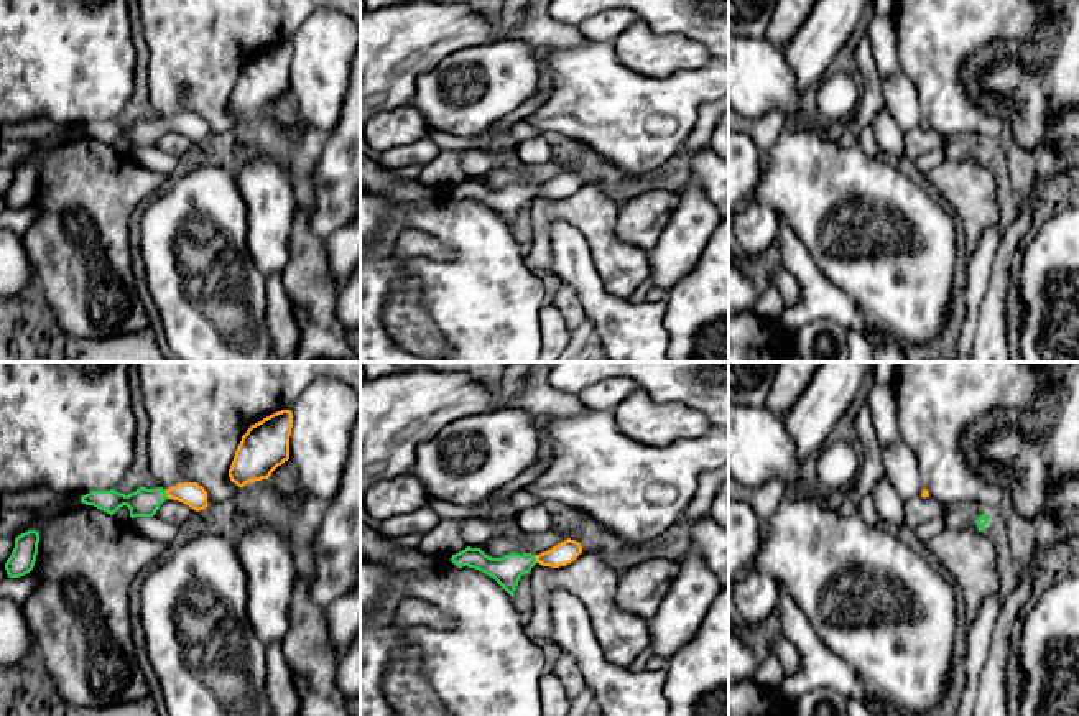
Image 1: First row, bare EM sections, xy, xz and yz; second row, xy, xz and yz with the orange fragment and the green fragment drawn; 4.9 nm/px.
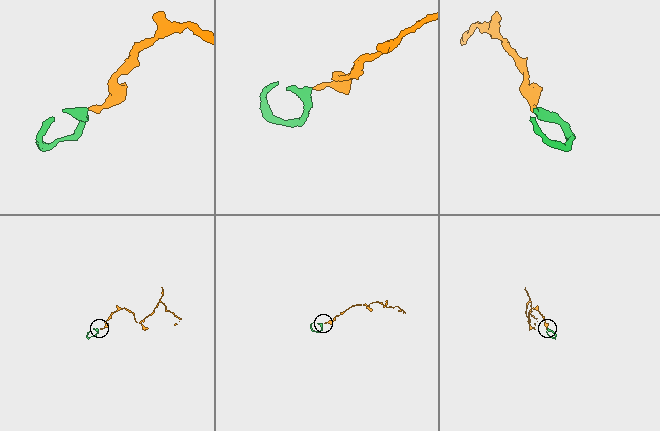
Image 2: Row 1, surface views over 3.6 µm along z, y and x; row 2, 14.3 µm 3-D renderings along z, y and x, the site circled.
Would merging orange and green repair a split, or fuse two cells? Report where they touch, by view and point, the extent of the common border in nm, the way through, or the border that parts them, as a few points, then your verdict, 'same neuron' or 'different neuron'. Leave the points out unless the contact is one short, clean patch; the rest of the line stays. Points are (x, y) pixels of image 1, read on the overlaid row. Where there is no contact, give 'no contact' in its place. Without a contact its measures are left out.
xy (166, 494) | 40 nm | across xy (191, 494), (166, 494), (143, 502) | same neuron

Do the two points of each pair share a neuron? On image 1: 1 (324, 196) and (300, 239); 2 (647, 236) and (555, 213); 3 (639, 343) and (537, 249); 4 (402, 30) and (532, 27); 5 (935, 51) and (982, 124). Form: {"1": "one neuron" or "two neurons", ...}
{"1": "two neurons", "2": "two neurons", "3": "two neurons", "4": "two neurons", "5": "one neuron"}

